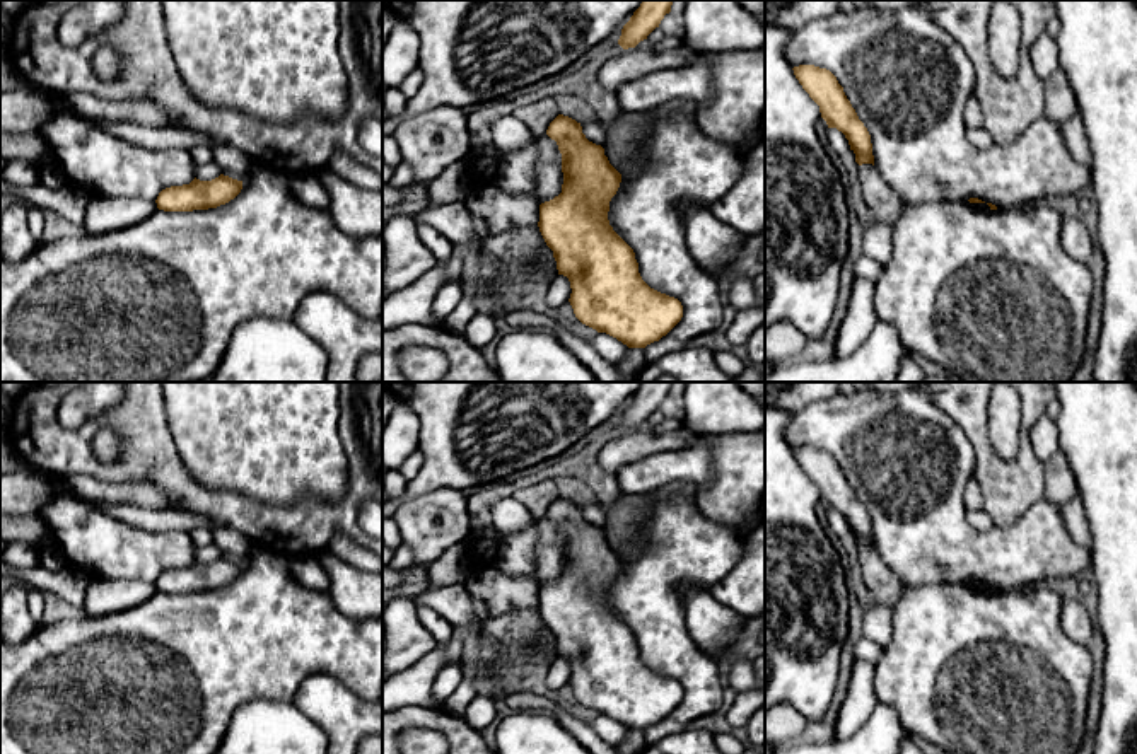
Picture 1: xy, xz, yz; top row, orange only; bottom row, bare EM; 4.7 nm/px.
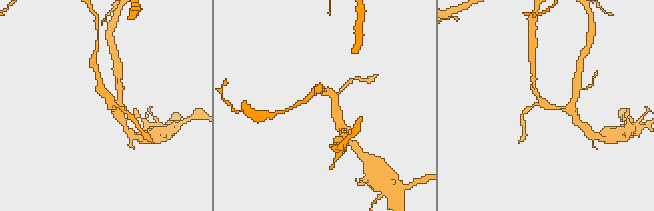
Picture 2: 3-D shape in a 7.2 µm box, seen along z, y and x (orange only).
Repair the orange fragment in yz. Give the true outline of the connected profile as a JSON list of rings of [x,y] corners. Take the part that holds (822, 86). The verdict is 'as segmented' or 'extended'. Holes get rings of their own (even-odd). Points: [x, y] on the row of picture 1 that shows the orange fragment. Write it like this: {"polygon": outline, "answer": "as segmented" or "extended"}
{"polygon": [[[799,65],[792,70],[802,89],[819,106],[821,118],[828,128],[837,128],[845,135],[850,150],[855,154],[855,162],[859,165],[874,165],[871,135],[859,119],[837,77],[830,70],[814,65]]], "answer": "as segmented"}

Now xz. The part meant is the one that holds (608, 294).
{"polygon": [[[558,114],[546,135],[562,154],[563,184],[558,196],[539,205],[538,227],[553,251],[558,275],[570,281],[568,302],[575,317],[628,348],[645,348],[659,341],[681,321],[683,305],[642,280],[633,249],[609,225],[609,201],[620,188],[621,174],[609,164],[604,148],[586,138],[575,119]]], "answer": "as segmented"}

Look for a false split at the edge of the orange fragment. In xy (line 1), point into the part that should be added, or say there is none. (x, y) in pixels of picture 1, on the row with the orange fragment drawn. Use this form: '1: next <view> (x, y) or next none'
1: next none

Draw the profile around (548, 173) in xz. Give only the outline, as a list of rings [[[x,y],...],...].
[[[548,135],[538,138],[539,155],[536,167],[536,200],[545,203],[562,193],[563,172],[562,154],[555,140]]]

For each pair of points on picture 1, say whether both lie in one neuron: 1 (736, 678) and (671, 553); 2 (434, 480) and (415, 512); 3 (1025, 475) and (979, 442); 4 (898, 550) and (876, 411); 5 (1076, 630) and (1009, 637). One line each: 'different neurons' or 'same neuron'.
1: different neurons
2: different neurons
3: same neuron
4: same neuron
5: different neurons

